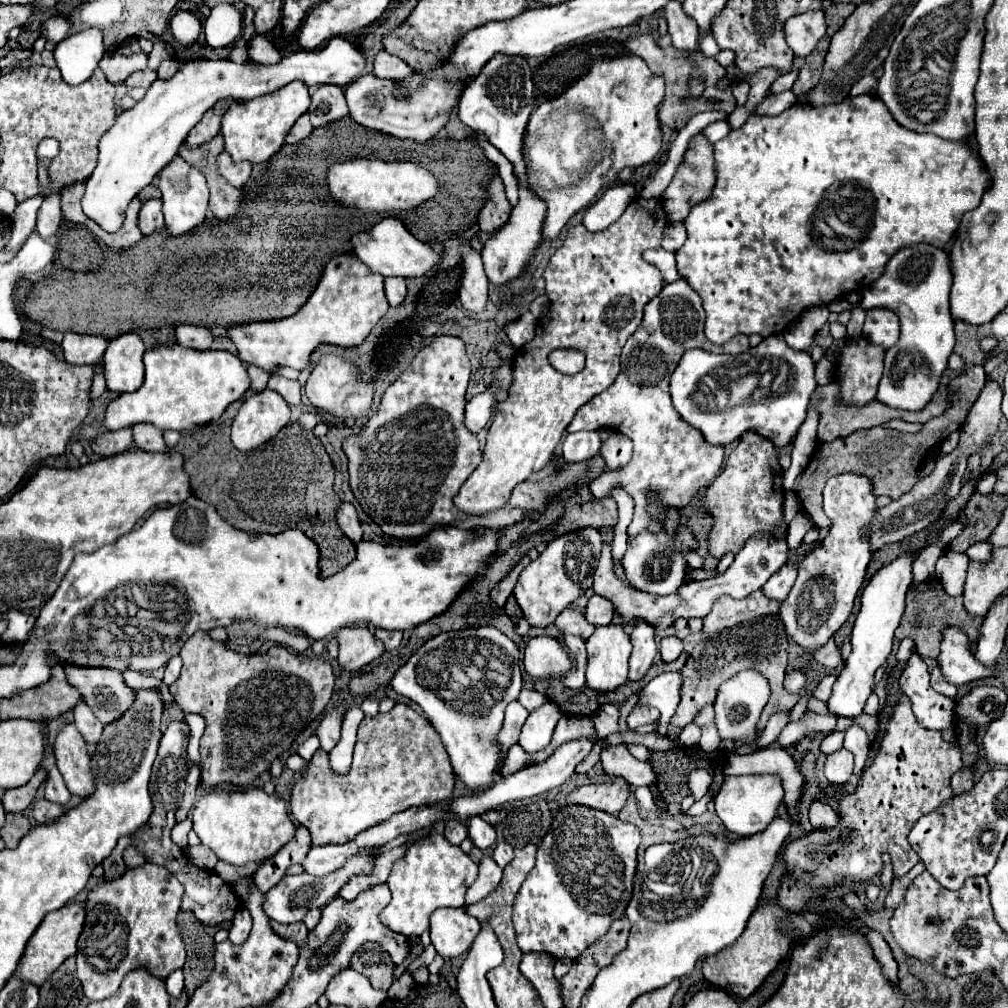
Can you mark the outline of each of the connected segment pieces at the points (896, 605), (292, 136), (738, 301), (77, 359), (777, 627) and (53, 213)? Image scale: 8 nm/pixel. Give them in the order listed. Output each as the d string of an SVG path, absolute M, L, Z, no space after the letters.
M907 553L903 557L897 557L893 563L885 565L879 573L873 575L869 585L865 587L861 595L861 609L855 619L853 627L853 651L843 667L843 671L837 677L837 683L833 687L833 695L827 701L829 709L835 715L859 715L865 707L867 697L873 691L873 675L875 671L887 663L893 647L893 631L899 625L901 613L905 609L905 593L911 585L911 563L915 555Z
M303 113L303 115L297 119L297 123L291 127L289 137L287 137L285 143L297 143L297 141L309 137L311 131L313 131L313 127L311 127L311 121L309 121L309 113Z
M849 95L845 97L845 101L827 107L797 103L775 117L751 115L741 129L729 133L725 141L717 141L713 149L715 149L713 153L715 153L715 179L717 179L715 187L711 191L711 197L707 197L699 205L693 205L689 217L685 219L687 241L675 253L677 269L681 269L683 279L703 299L703 309L707 313L705 337L711 343L725 343L737 333L745 335L759 333L761 337L783 333L785 327L795 319L799 319L805 309L815 305L829 305L831 301L841 299L855 289L869 287L873 281L877 281L877 277L881 277L885 263L893 253L897 253L897 249L921 241L945 247L955 229L959 227L961 217L979 205L979 199L989 185L989 173L977 163L977 157L971 153L969 145L945 141L929 133L921 135L897 125L897 121L893 121L889 109L877 95L859 95L859 97Z
M73 331L65 333L65 339L61 343L65 361L73 365L97 365L107 349L107 341L103 337L95 335L79 335Z
M763 615L763 617L757 617L753 621L723 629L715 637L709 637L709 639L697 643L693 653L687 657L687 663L679 671L681 677L683 677L681 701L677 705L675 715L669 721L669 727L683 729L689 723L693 723L693 719L697 717L697 713L701 713L705 709L705 705L715 703L719 685L725 683L727 679L731 679L733 675L737 675L739 671L745 671L745 669L753 669L753 671L761 673L771 685L771 697L769 697L769 703L763 709L761 727L765 727L765 721L771 715L787 713L799 703L801 697L789 695L789 693L785 693L785 689L781 689L783 675L787 671L787 635L785 635L785 627L783 627L779 615Z
M53 191L45 197L37 213L37 229L45 239L53 239L61 225L61 193Z

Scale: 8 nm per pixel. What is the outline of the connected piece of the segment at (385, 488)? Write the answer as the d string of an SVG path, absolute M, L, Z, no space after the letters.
M453 335L433 337L431 343L425 345L415 355L411 365L399 375L399 379L387 387L377 411L369 417L369 421L343 441L343 451L349 459L351 491L353 491L355 499L359 501L361 509L381 527L383 533L397 537L397 539L421 539L427 533L431 533L435 527L471 529L477 525L479 527L515 525L519 521L525 521L531 513L543 511L545 505L553 497L557 497L557 493L561 489L583 479L589 469L589 463L595 459L595 457L589 457L585 461L565 465L559 471L549 471L549 475L537 473L537 475L525 479L523 483L519 483L513 489L513 495L509 497L505 509L493 511L487 517L469 517L469 515L461 513L453 505L453 495L457 495L457 491L467 481L467 477L481 463L479 441L463 425L463 407L467 403L465 393L467 393L469 377L471 377L471 363L465 355L465 343Z

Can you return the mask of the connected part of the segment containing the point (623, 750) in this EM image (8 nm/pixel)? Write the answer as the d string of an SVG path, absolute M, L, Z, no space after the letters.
M625 743L621 745L611 745L601 751L601 765L603 771L611 777L625 777L631 785L635 787L649 787L657 783L657 773L649 763L637 761Z

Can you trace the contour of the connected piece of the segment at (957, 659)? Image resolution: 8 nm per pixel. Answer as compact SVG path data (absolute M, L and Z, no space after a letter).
M955 627L945 629L937 663L945 681L951 685L965 685L975 679L993 677L997 673L997 669L993 669L991 675L985 671L985 665L973 657L973 647L969 645L967 635Z

